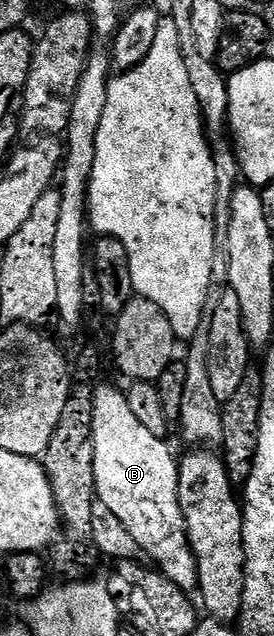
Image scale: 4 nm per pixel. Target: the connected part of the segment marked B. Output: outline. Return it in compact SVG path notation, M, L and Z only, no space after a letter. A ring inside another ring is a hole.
M100 383L95 390L95 405L93 406L92 440L95 457L93 470L96 472L95 494L98 500L105 502L117 518L121 518L125 530L137 538L147 558L151 558L158 571L170 578L183 592L194 593L199 587L197 574L197 558L193 558L191 543L187 537L185 518L181 514L179 505L179 464L177 456L167 449L167 440L153 434L141 426L141 421L133 414L132 407L127 401L127 393L121 387L114 388L111 384Z

